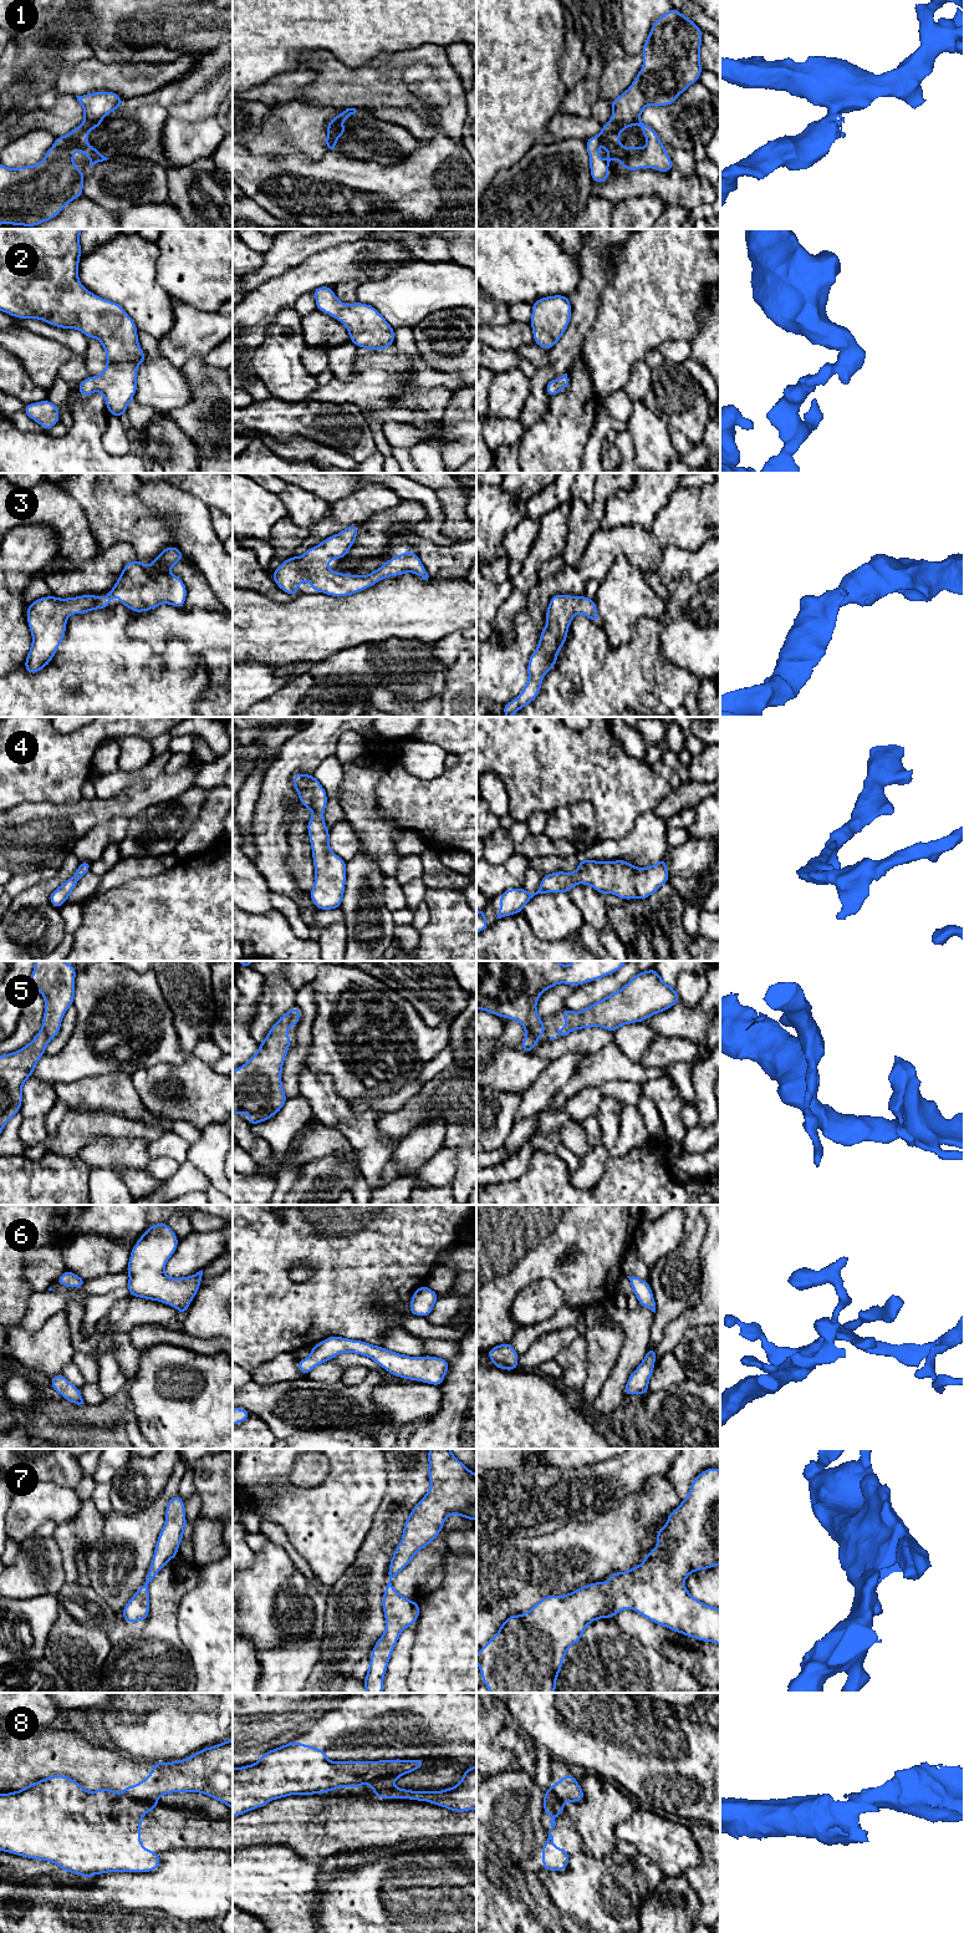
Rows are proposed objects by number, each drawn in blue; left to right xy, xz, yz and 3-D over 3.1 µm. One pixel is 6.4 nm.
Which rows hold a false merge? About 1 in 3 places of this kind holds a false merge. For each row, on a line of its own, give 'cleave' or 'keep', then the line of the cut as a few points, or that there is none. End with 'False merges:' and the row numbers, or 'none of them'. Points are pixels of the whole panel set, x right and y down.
1: cleave | yz (638, 117), (632, 121), (611, 121)
2: keep | no cut
3: keep | no cut
4: keep | no cut
5: keep | no cut
6: keep | no cut
7: keep | no cut
8: cleave | xz (398, 1775), (380, 1776), (367, 1783)
False merges: 1, 8

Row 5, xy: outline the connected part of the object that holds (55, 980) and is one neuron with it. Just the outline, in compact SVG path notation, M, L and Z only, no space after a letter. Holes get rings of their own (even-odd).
M35 961L30 987L37 990L45 998L42 1028L24 1048L0 1055L0 1134L5 1124L20 1112L25 1080L32 1075L37 1062L45 1055L49 1042L58 1034L65 1012L73 1006L75 978L75 965L65 961Z

